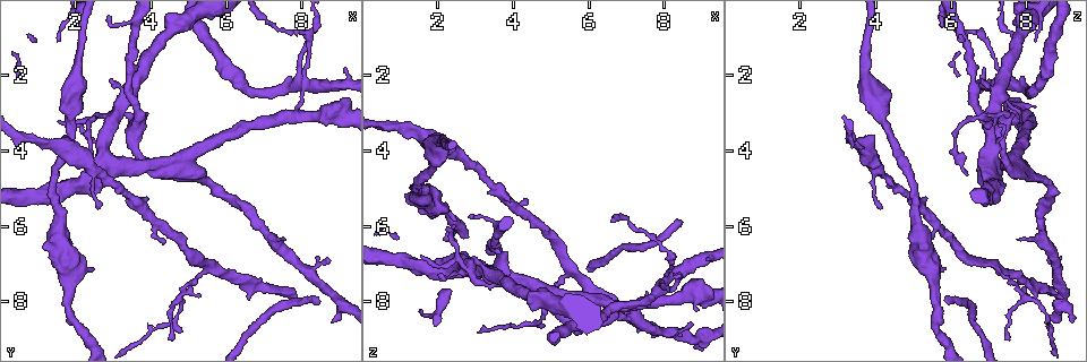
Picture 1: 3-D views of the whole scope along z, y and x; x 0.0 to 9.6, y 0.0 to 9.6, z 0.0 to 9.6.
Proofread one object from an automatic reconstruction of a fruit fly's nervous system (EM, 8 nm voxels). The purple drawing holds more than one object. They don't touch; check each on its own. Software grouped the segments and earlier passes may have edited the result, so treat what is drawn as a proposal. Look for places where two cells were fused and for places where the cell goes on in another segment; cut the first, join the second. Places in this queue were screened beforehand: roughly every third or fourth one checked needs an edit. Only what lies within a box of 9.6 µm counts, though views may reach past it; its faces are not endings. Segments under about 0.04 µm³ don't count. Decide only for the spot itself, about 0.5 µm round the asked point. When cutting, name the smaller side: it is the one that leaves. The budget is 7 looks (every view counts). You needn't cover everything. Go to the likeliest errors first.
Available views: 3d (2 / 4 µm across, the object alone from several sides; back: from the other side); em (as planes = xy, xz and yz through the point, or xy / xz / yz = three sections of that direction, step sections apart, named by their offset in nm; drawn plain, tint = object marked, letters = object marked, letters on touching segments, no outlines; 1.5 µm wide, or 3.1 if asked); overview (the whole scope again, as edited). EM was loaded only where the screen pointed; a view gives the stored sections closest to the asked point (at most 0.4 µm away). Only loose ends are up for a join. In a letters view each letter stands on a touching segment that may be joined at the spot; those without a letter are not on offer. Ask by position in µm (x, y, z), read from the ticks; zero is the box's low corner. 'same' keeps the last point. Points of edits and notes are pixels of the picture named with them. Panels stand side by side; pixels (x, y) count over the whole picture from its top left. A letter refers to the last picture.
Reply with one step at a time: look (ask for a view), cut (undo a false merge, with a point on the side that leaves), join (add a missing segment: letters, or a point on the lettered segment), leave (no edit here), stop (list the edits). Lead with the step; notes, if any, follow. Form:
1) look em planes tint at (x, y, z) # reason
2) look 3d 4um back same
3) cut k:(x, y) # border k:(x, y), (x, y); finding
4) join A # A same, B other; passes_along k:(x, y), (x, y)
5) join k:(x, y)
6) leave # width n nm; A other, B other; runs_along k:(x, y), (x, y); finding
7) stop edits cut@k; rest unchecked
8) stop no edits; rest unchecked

look em xy step 8 tint at (7.85, 7.90, 8.90) # end of a long branch

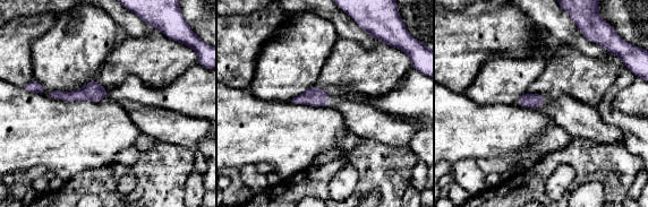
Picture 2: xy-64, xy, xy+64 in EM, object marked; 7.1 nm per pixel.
look em planes letters same # cut it another way

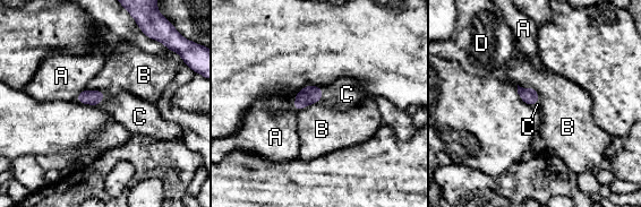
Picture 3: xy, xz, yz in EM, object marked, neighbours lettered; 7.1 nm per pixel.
join C # A other, B other, C same, D other; passes_along 3:(308, 95), (322, 95), (347, 94); the cell continues

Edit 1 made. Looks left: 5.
look overview # see it whole again

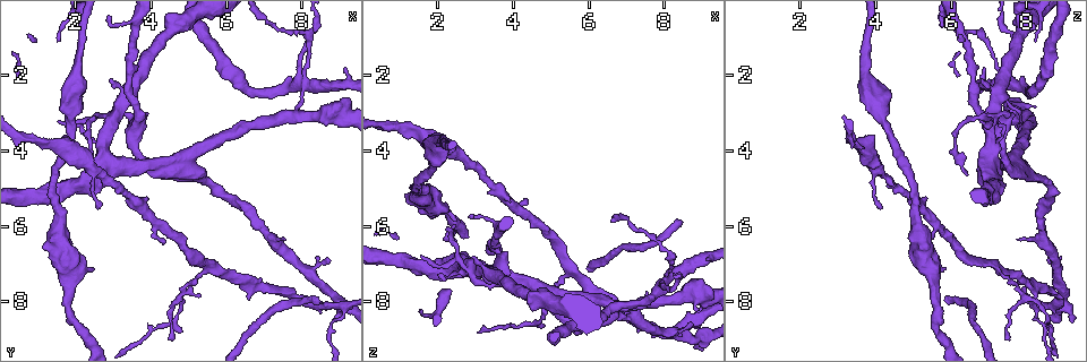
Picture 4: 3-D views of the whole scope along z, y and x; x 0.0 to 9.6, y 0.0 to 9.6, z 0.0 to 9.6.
look em planes letters at (2.60, 5.50, 4.15) # an open end

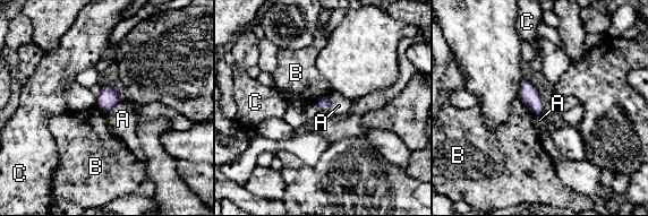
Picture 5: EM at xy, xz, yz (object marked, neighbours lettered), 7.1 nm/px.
leave # A other, B other, C other; border 5:(330, 94), (330, 110), (327, 112); none of them fits

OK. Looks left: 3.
stop edits join@3; rest unchecked

